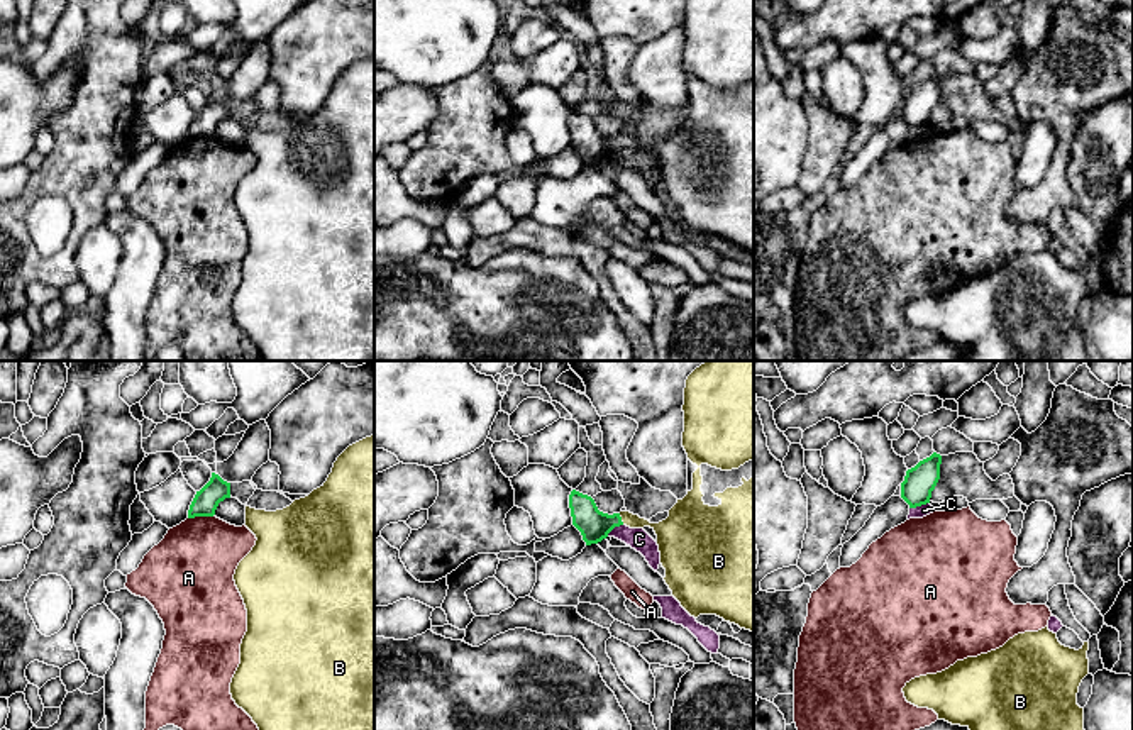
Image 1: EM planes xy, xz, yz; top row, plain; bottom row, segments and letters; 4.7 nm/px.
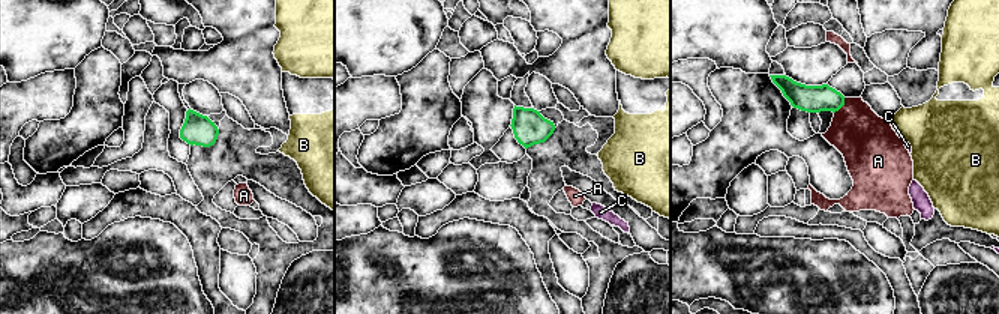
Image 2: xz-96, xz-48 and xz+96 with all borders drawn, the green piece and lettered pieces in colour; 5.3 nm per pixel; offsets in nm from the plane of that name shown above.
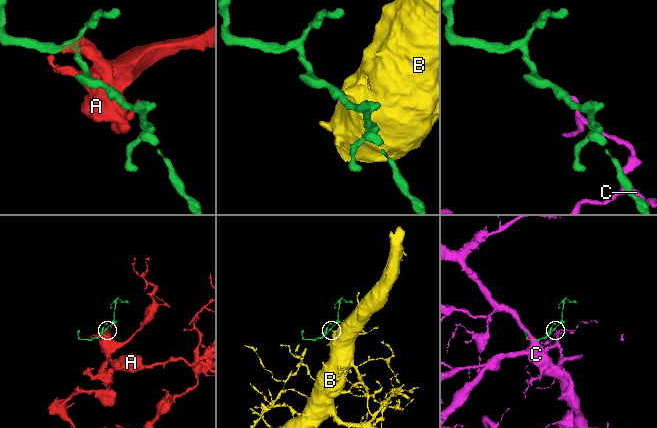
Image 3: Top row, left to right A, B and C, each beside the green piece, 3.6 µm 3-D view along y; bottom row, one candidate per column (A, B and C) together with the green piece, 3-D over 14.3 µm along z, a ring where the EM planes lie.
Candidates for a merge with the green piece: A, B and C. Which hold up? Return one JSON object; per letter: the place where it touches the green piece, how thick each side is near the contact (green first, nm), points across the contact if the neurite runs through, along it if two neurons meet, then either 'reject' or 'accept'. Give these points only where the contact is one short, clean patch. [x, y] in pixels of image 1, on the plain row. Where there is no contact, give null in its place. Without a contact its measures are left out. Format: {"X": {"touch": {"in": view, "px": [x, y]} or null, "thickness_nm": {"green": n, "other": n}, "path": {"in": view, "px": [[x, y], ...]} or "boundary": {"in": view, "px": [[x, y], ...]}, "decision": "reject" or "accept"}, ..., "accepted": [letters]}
{"A": {"touch": {"in": "xy", "px": [200, 136]}, "thickness_nm": {"green": 120, "other": 400}, "decision": "reject"}, "B": {"touch": {"in": "xz", "px": [620, 139]}, "thickness_nm": {"green": 150, "other": 140}, "path": {"in": "xz", "px": [[595, 146], [620, 139], [646, 143], [671, 153]]}, "decision": "accept"}, "C": {"touch": {"in": "yz", "px": [918, 126]}, "thickness_nm": {"green": 150, "other": 60}, "boundary": {"in": "yz", "px": [[928, 122], [910, 129]]}, "decision": "reject"}, "accepted": ["B"]}

